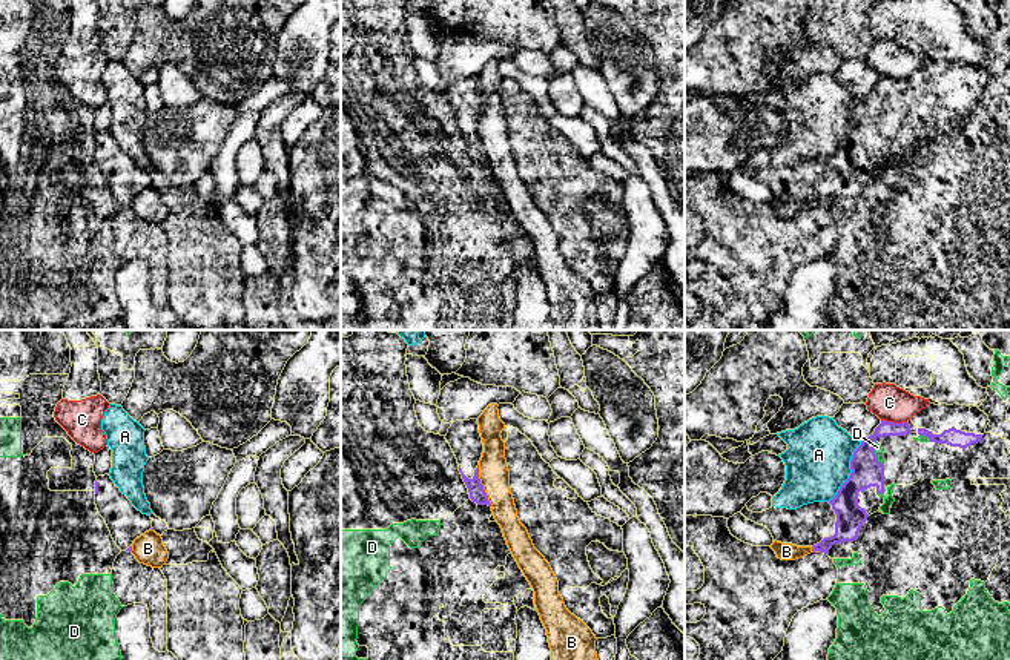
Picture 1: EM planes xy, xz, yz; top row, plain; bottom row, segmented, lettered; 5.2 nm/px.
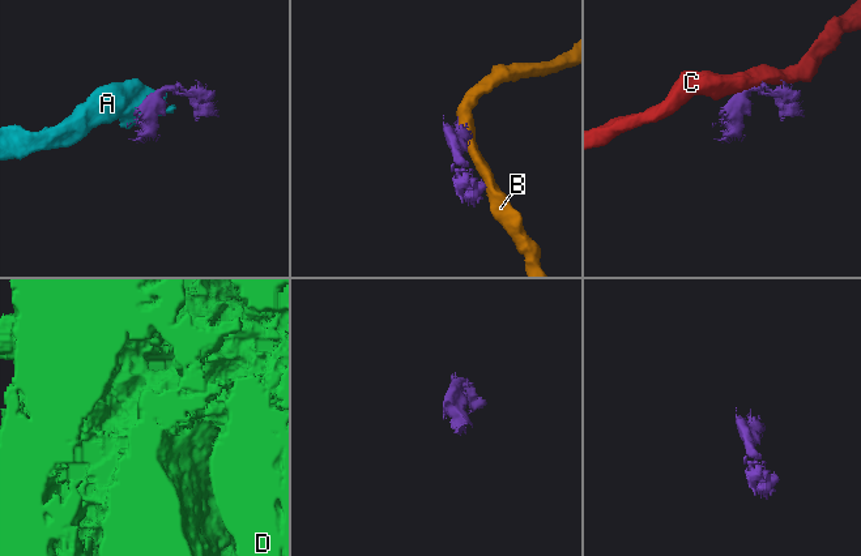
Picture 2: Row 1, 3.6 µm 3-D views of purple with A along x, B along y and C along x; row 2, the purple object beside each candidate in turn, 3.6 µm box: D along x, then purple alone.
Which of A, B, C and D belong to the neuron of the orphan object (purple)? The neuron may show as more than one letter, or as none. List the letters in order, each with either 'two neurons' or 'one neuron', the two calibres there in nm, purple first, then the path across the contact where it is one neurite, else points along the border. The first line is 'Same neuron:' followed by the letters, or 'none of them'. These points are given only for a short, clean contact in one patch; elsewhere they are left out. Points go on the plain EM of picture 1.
Same neuron: none of them
A: two neurons; calibres 160 and 340 nm
B: two neurons; calibres 90 and 160 nm; border xz (478, 122), (479, 138), (491, 161)
C: two neurons; calibres 130 and 190 nm; border yz (881, 75), (906, 79)
D: two neurons; calibres 160 and 50 nm

